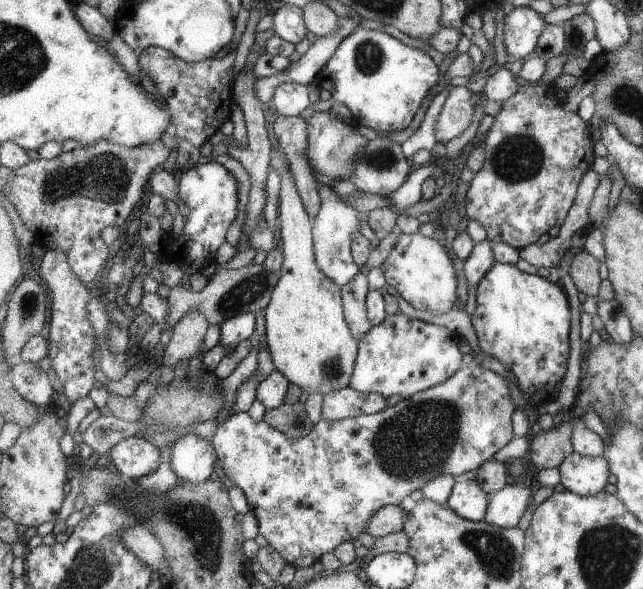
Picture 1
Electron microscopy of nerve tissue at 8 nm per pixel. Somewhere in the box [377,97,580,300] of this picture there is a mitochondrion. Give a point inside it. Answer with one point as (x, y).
(519, 158)

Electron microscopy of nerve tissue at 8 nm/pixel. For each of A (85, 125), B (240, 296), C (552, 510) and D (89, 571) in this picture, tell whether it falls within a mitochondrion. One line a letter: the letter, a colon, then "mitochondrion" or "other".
A: other
B: mitochondrion
C: other
D: mitochondrion

